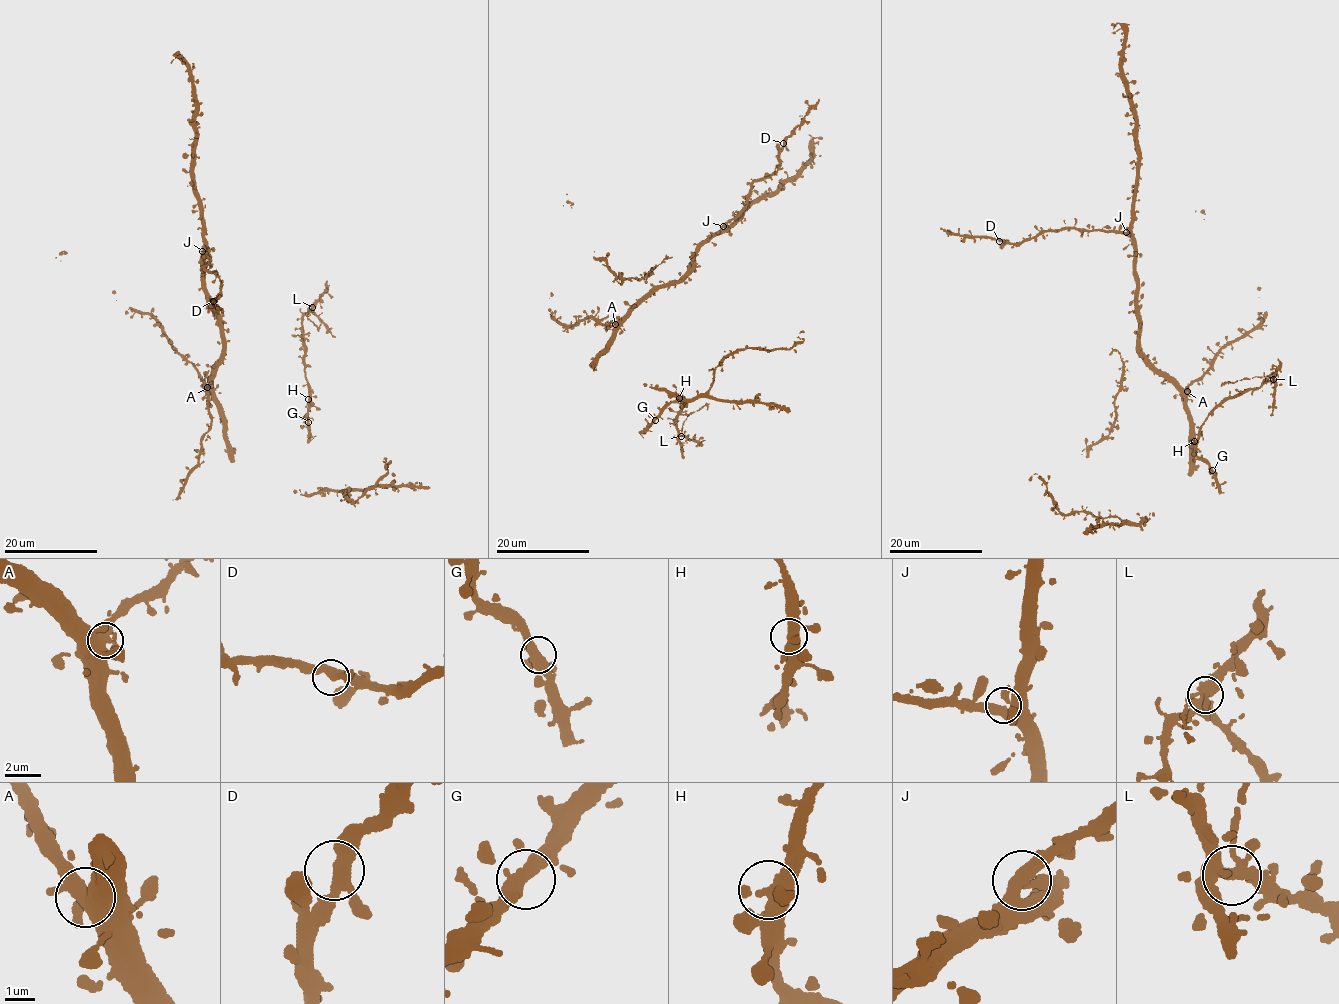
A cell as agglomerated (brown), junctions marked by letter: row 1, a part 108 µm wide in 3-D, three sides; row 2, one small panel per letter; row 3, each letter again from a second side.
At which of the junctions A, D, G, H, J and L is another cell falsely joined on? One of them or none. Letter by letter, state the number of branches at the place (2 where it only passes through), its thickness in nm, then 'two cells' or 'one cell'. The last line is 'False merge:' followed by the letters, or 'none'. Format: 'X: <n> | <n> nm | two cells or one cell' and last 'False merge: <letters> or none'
A: 5 | 400 nm | one cell
D: 3 | 360 nm | one cell
G: 4 | 360 nm | one cell
H: 4 | 360 nm | one cell
J: 3 | 340 nm | one cell
L: 6 | 360 nm | two cells
False merge: L

